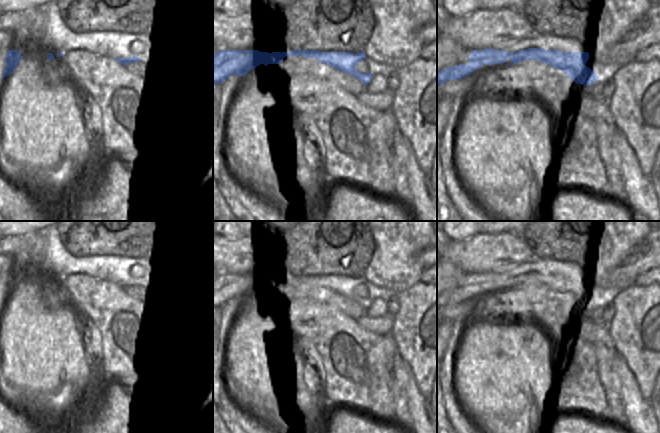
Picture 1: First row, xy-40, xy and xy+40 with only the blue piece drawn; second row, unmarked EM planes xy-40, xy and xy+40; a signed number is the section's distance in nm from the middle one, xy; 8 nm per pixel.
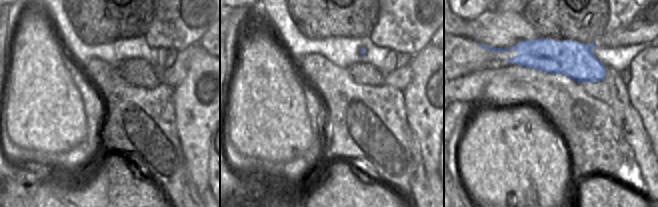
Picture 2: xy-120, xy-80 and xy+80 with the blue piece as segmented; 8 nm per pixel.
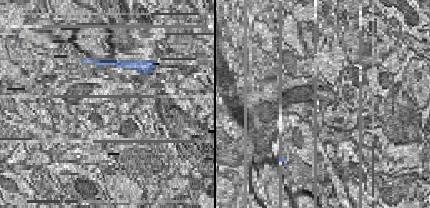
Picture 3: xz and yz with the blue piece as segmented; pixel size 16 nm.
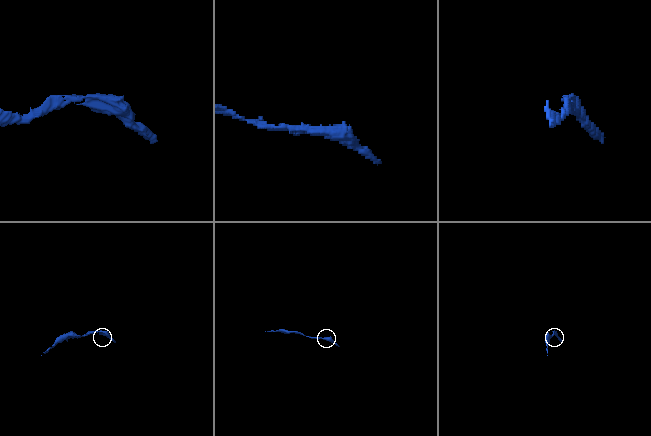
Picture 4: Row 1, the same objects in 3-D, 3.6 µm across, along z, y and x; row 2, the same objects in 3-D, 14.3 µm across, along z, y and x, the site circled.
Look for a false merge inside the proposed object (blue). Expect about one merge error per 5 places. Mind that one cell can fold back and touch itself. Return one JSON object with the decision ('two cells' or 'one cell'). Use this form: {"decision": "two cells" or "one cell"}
{"decision": "one cell"}

